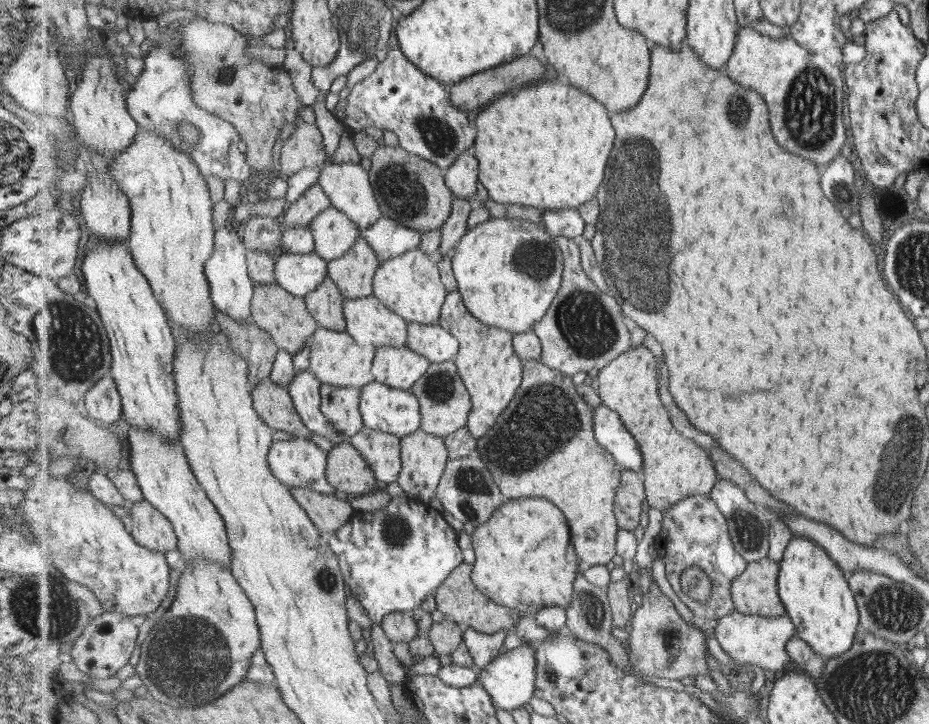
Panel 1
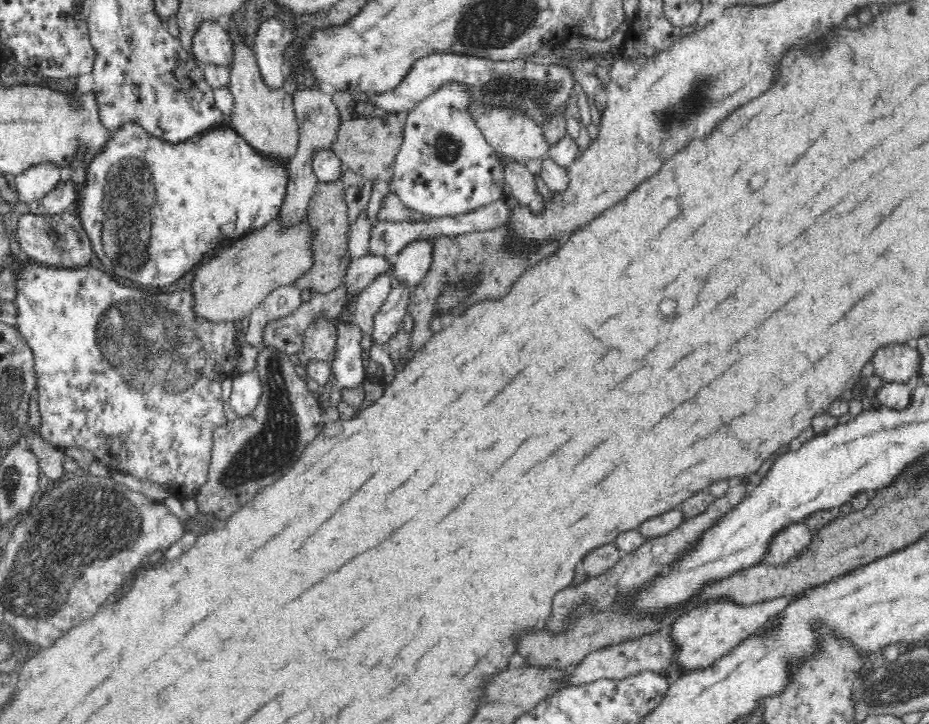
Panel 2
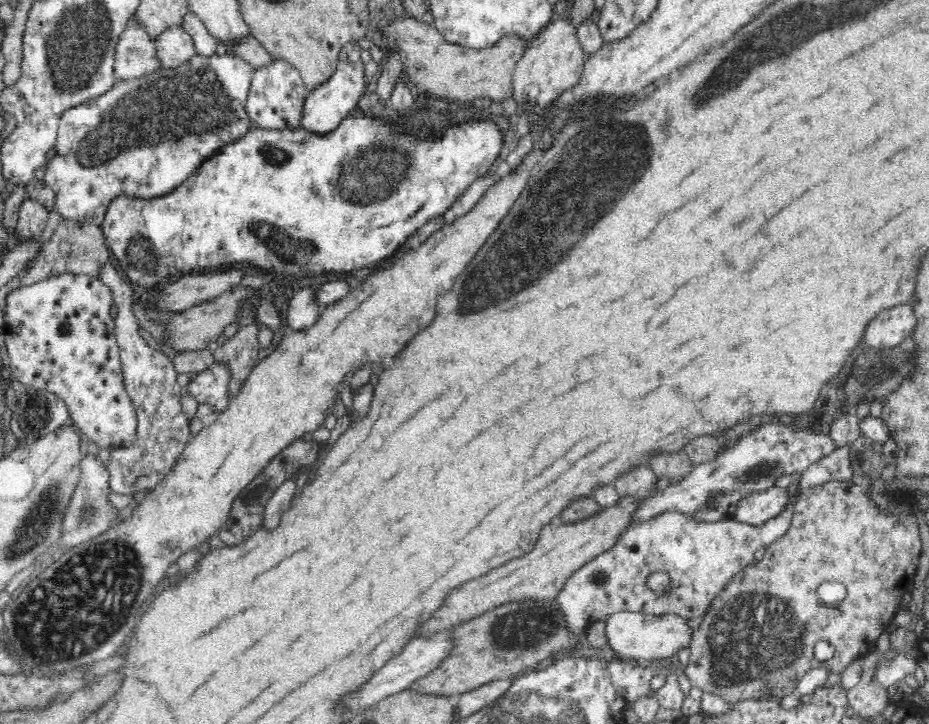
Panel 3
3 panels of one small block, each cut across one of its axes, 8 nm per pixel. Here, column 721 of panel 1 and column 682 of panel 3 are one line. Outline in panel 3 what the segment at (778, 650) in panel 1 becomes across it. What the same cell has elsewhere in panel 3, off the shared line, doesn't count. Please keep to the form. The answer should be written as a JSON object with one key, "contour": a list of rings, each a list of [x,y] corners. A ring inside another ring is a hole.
{"contour":[[[619,611],[604,619],[604,634],[611,650],[619,659],[641,659],[658,663],[689,647],[692,628],[688,621],[676,615],[653,616],[640,612]]]}

